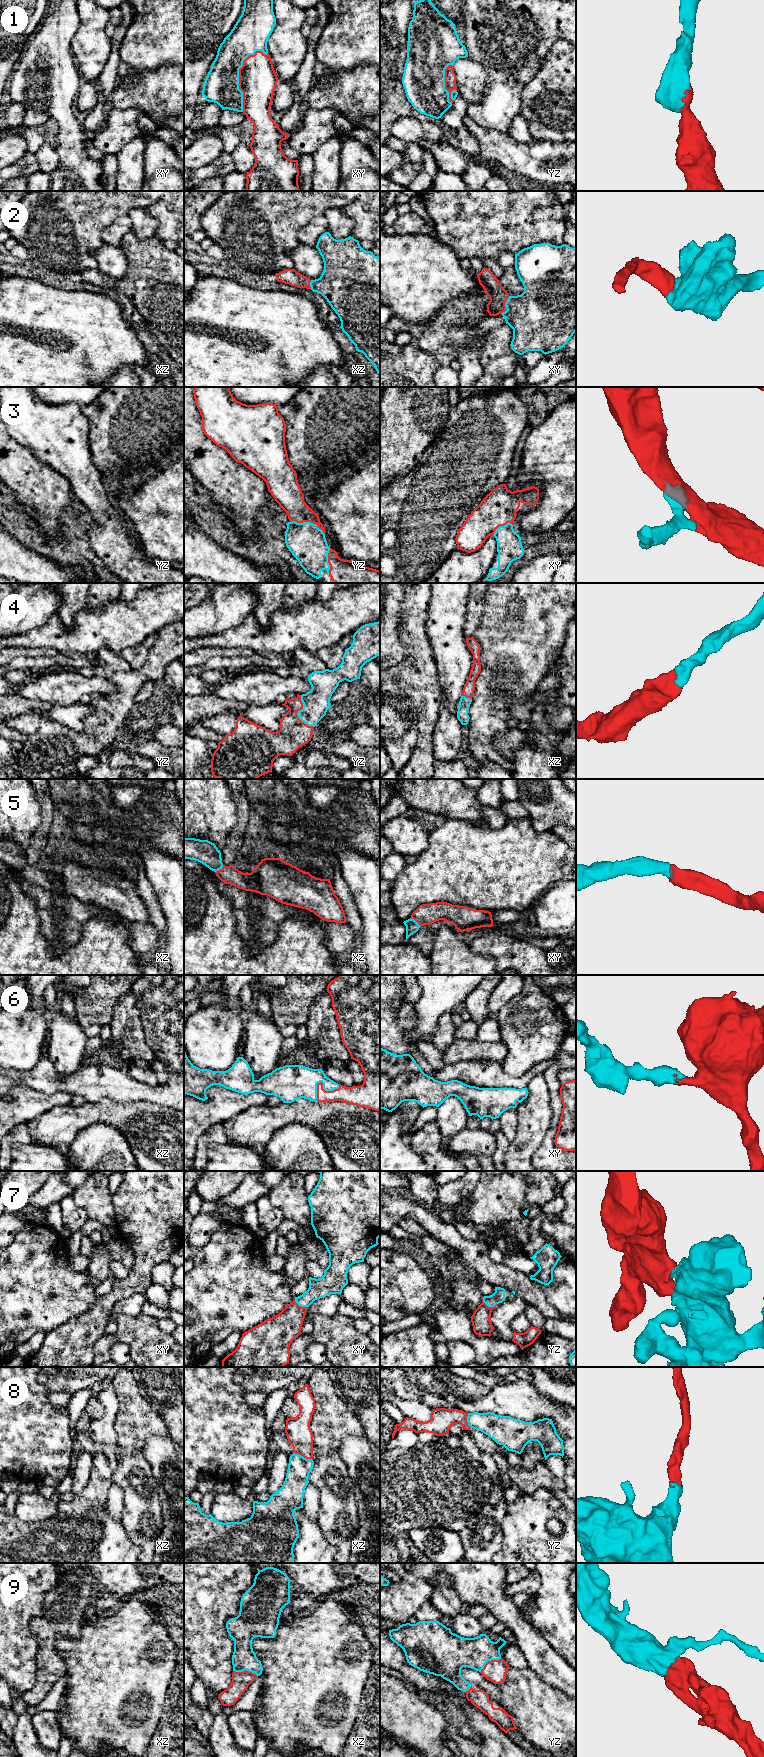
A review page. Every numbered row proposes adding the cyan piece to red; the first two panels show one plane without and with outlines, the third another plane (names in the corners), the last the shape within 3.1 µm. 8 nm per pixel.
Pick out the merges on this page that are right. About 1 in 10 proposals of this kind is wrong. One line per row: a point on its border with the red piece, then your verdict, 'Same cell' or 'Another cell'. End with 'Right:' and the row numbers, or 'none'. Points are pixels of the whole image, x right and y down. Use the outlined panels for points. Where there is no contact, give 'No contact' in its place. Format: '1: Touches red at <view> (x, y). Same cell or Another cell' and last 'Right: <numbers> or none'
1: Touches red at xy (239, 77). Same cell
2: Touches red at xy (505, 306). Same cell
3: Touches red at yz (308, 521). Same cell
4: Touches red at yz (296, 714). Same cell
5: Touches red at xz (220, 869). Same cell
6: Touches red at xz (322, 1083). Same cell
7: Touches red at yz (490, 1307). Same cell
8: Touches red at xz (303, 1456). Same cell
9: Touches red at xz (245, 1670). Same cell
Right: 1, 2, 3, 4, 5, 6, 7, 8, 9

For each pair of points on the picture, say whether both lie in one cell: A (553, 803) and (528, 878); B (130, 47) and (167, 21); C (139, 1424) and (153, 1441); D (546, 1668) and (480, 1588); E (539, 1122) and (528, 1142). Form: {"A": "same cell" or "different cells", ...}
{"A": "different cells", "B": "same cell", "C": "different cells", "D": "same cell", "E": "same cell"}

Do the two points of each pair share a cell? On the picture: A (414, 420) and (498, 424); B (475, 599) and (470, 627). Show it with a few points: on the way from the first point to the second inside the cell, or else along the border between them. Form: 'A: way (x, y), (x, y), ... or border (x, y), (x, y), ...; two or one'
A: border (451, 407), (444, 427), (433, 441); two
B: way (475, 606), (473, 620); one

